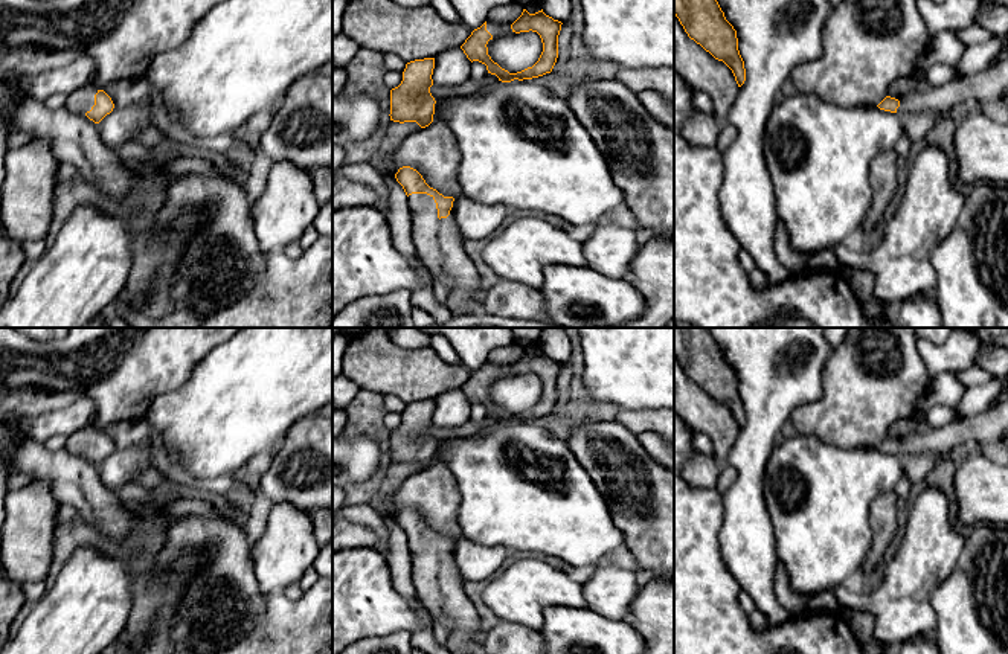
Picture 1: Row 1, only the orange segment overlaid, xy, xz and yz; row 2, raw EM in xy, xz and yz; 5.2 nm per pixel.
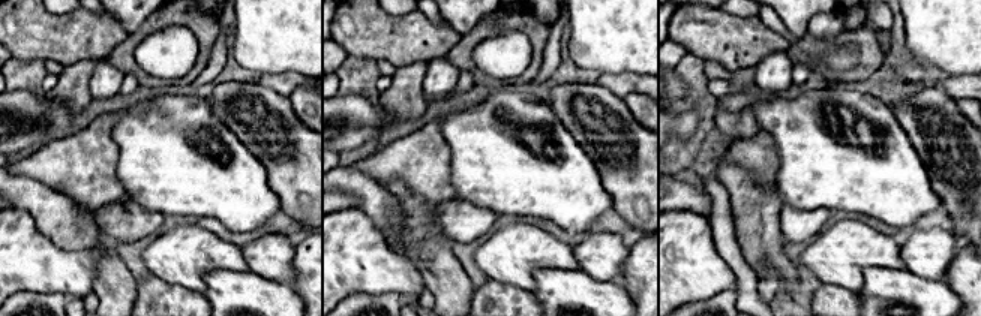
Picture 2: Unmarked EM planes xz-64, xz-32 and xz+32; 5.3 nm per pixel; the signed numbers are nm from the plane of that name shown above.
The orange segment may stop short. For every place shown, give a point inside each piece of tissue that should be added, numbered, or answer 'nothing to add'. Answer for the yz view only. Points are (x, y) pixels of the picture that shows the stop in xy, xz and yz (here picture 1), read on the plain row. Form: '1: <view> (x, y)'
1: yz (985, 429)

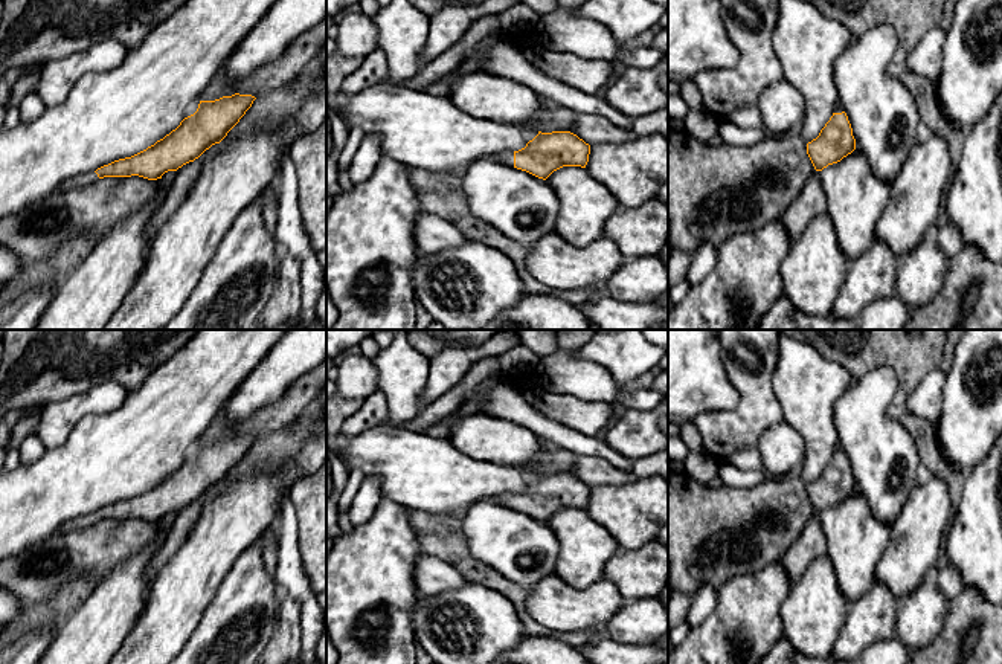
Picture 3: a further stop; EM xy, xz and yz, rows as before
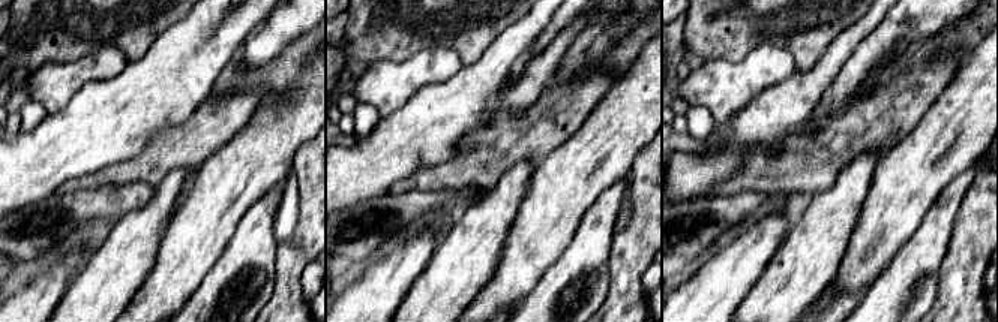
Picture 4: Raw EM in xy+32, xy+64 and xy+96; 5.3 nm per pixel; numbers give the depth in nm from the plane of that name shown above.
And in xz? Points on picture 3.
1: xz (507, 499)

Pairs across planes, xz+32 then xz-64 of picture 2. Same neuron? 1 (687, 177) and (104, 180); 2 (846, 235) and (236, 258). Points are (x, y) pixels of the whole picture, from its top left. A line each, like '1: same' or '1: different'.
1: different
2: same

